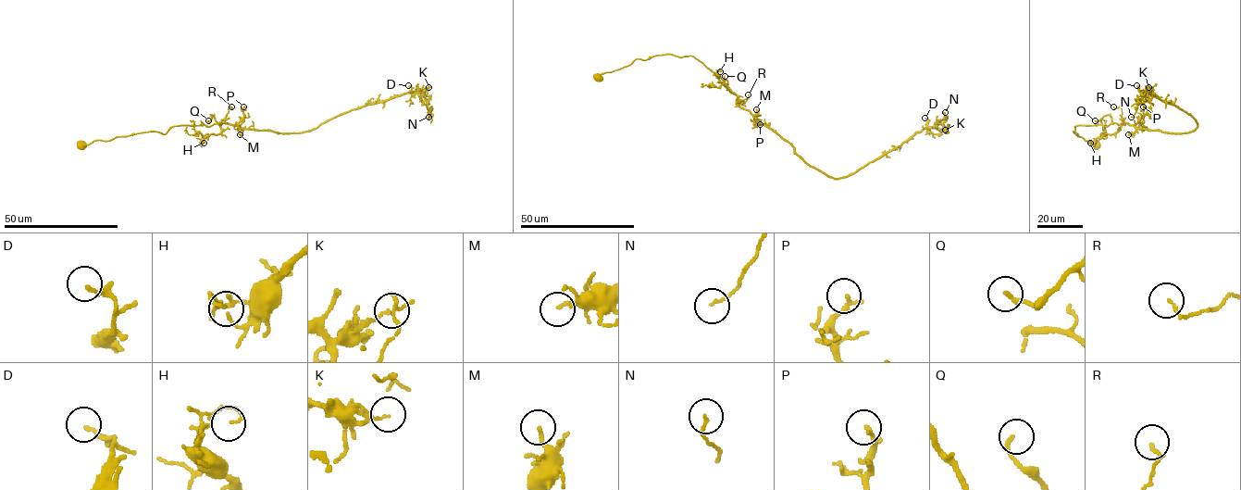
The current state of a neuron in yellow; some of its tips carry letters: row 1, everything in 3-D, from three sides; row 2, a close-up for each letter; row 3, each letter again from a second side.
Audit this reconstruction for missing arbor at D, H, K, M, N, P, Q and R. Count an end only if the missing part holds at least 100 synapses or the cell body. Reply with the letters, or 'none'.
none

